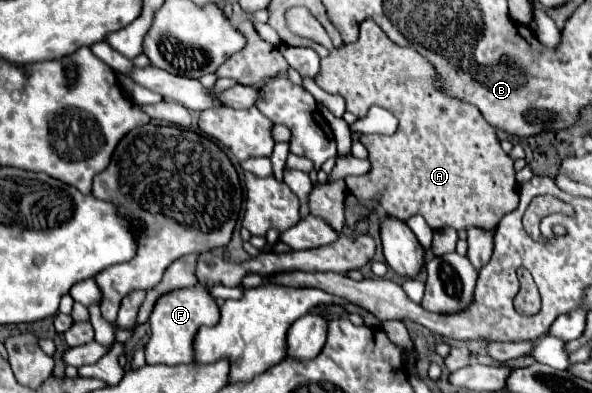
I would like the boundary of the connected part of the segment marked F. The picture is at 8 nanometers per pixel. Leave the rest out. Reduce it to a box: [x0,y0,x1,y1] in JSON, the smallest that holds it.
[144,286,220,366]

